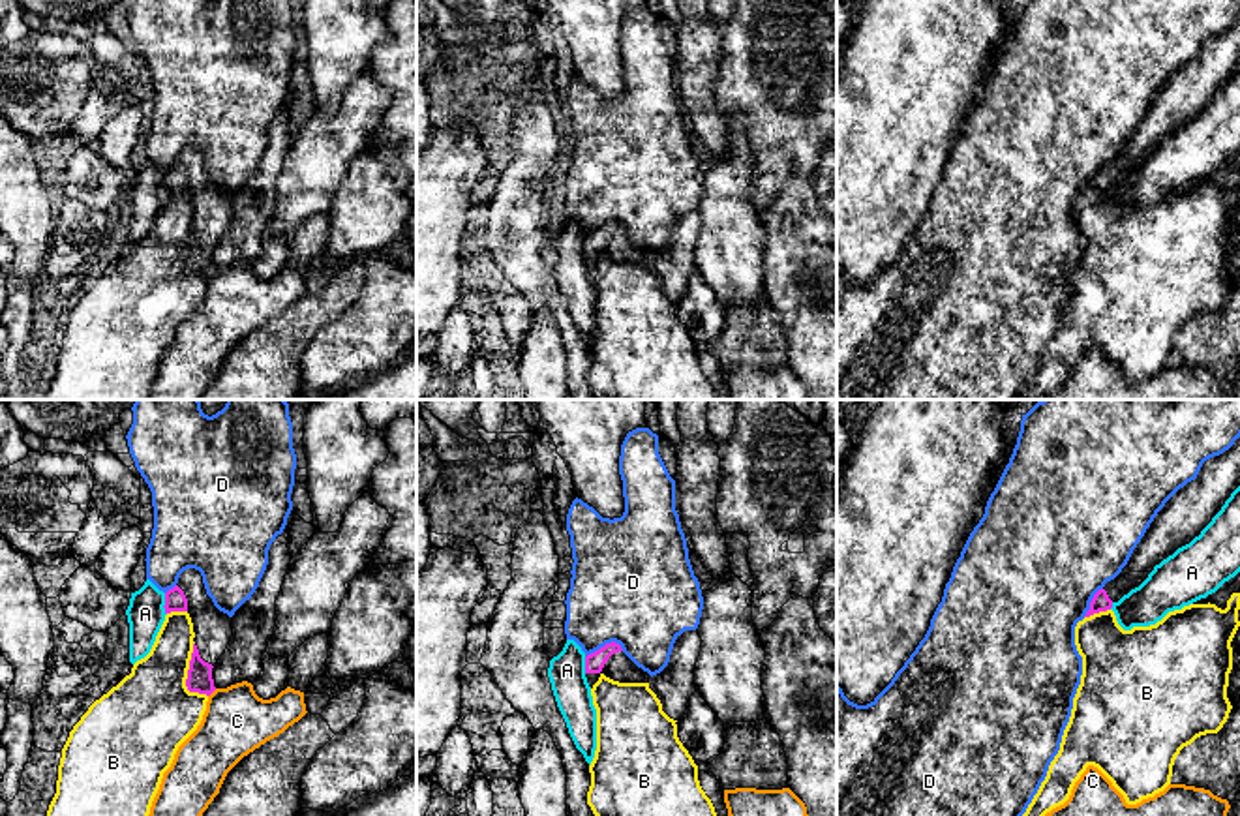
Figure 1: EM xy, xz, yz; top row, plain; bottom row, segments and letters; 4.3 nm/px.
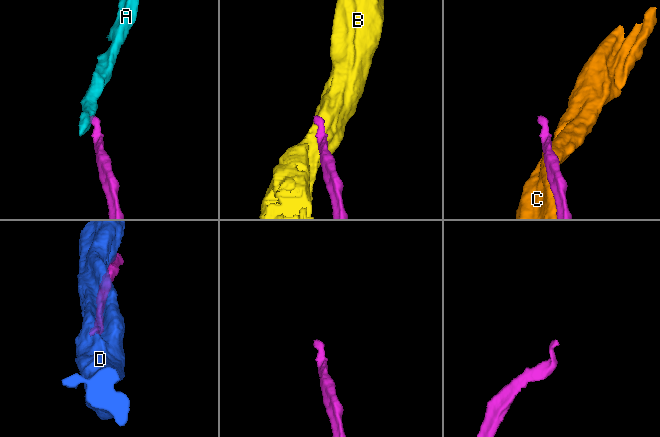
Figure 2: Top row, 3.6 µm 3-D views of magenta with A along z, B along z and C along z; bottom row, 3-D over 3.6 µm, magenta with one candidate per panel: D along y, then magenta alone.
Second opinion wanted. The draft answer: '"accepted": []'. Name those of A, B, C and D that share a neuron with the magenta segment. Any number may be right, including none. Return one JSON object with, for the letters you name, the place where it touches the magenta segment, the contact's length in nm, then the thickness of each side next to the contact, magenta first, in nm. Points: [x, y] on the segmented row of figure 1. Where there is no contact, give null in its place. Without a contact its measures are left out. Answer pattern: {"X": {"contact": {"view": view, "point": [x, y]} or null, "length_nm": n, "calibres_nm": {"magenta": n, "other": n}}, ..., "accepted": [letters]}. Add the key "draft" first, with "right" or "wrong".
{"draft": "right", "accepted": []}

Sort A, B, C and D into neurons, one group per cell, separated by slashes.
A / B / C / D

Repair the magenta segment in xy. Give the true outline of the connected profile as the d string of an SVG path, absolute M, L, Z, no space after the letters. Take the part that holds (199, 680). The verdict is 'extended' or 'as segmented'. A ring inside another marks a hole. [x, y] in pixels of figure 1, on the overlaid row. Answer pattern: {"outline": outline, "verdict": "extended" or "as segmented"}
{"outline": "M195 568L180 574L178 583L165 593L165 613L188 612L193 623L193 653L186 687L210 696L216 687L212 668L225 653L233 636L233 617L219 612L206 595L203 576Z", "verdict": "extended"}

